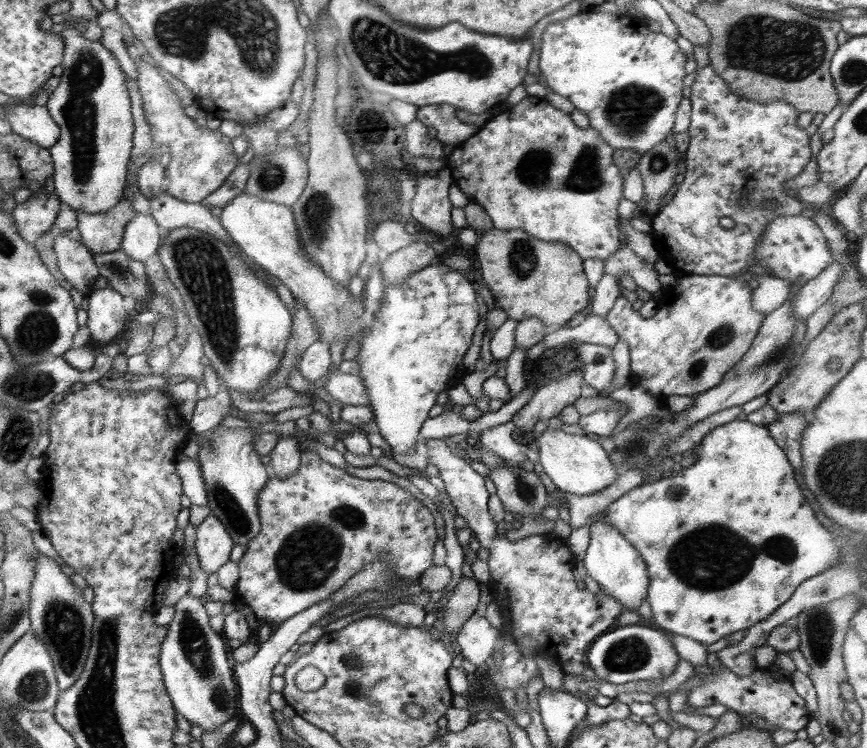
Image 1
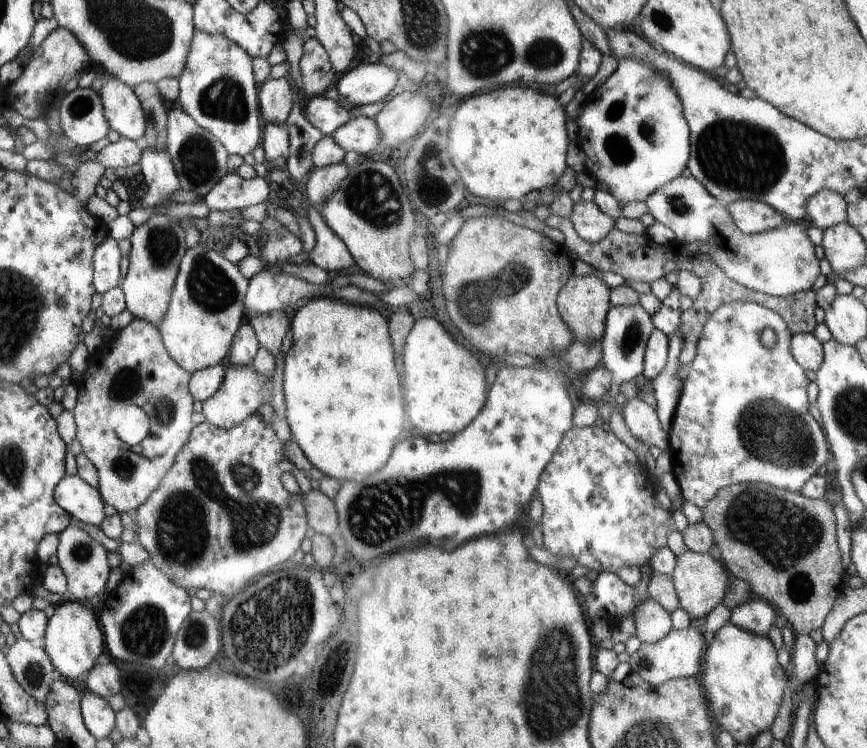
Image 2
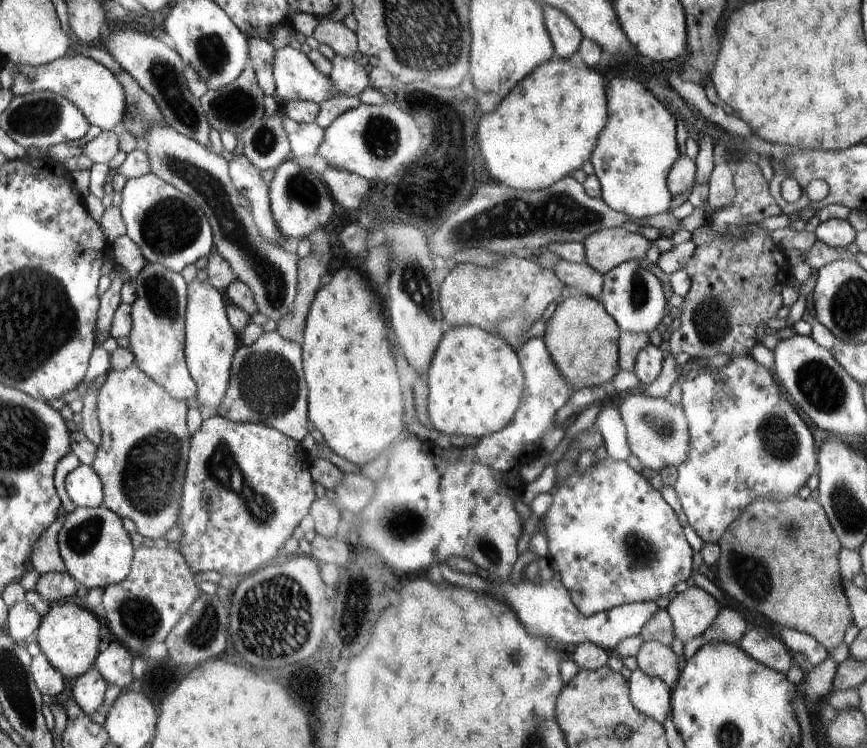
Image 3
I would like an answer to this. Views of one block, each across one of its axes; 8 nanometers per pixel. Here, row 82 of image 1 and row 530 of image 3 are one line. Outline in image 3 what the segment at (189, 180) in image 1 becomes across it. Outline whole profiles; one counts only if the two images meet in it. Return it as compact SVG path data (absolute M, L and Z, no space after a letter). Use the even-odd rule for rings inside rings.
M137 365L128 370L110 370L106 382L99 388L97 417L102 440L91 466L100 477L103 506L121 519L128 518L144 538L162 538L179 521L183 478L187 469L187 454L191 435L186 427L187 406L171 397L160 385L148 378Z

